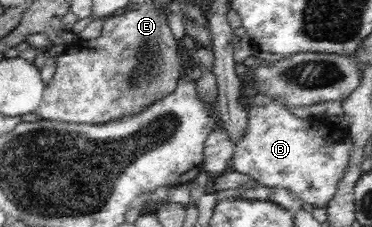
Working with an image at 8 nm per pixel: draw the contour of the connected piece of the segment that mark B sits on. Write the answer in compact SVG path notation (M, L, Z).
M266 95L252 96L247 110L247 125L243 135L232 149L231 169L251 176L259 185L282 187L295 193L306 207L326 208L334 196L337 184L347 169L352 139L348 128L343 128L335 119L321 116L296 117L289 109L282 107L280 101L273 101Z

